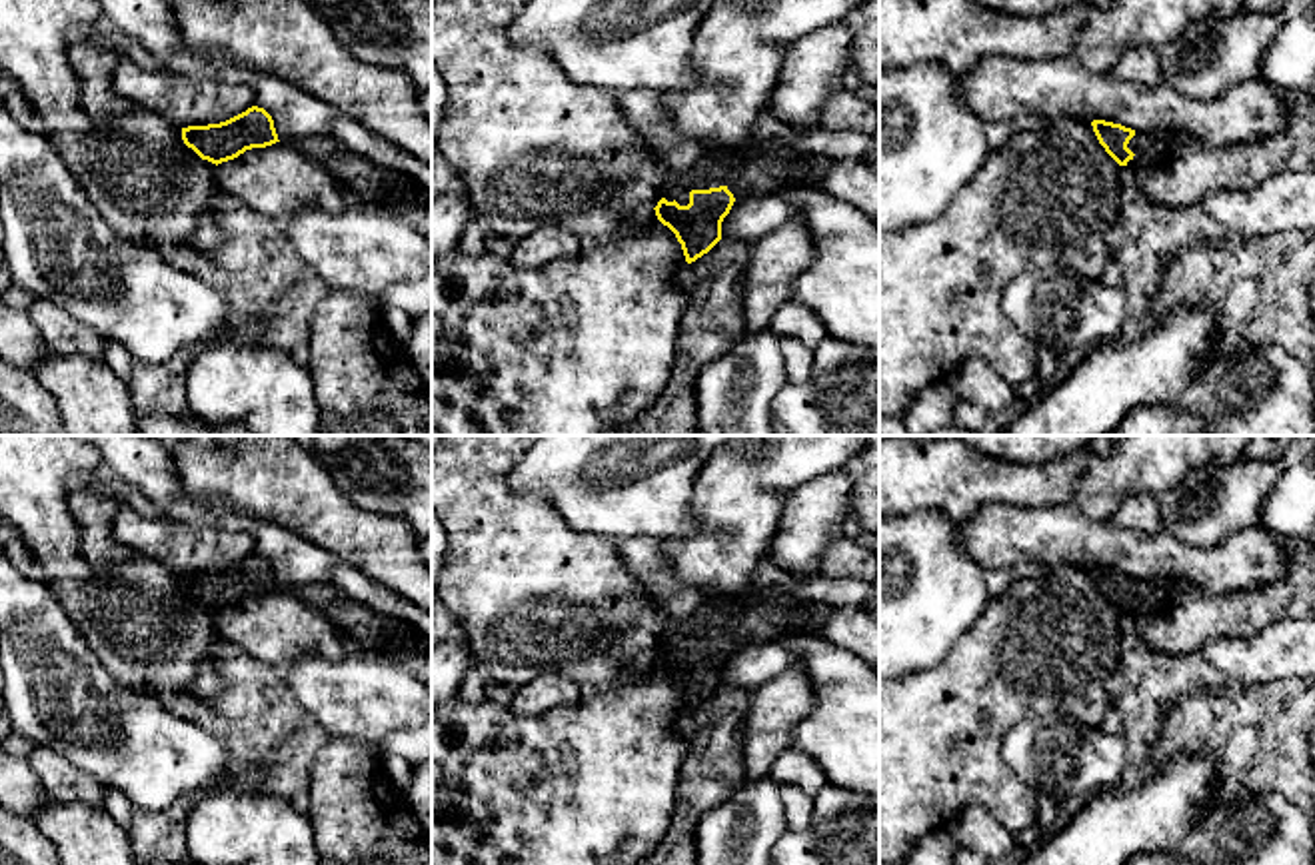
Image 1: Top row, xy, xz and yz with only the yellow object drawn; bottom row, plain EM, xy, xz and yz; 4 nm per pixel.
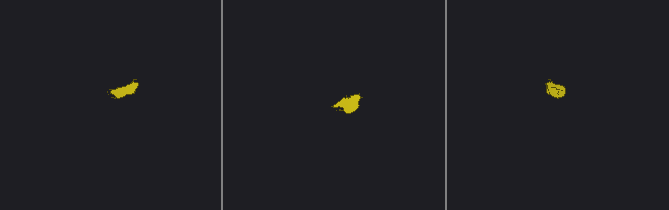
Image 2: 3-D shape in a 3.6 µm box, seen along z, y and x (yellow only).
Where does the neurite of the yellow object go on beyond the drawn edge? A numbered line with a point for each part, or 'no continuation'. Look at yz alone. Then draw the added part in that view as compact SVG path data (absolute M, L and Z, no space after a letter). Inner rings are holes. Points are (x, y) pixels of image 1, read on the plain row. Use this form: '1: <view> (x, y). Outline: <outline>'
1: yz (1154, 596). Outline: M1157 577L1151 581L1135 579L1127 595L1135 601L1127 613L1129 615L1153 615L1169 607L1173 593L1173 581L1167 577Z

